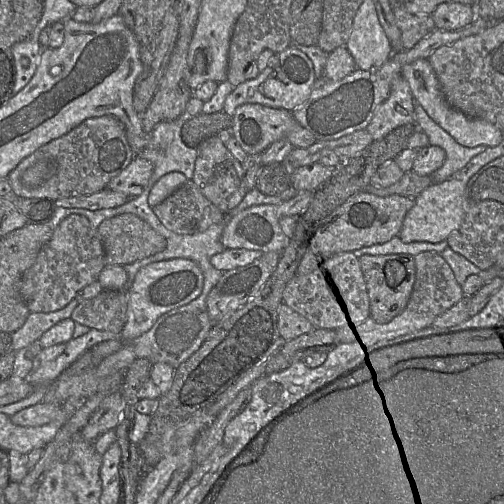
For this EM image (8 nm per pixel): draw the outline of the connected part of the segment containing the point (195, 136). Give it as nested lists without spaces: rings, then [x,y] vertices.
[[[224,111],[186,116],[181,129],[183,142],[197,148],[204,140],[216,136],[221,130],[231,130],[233,119]]]

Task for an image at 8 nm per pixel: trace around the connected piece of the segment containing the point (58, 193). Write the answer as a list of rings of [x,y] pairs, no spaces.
[[[105,115],[84,120],[67,134],[41,146],[24,158],[8,175],[13,194],[25,198],[61,198],[87,196],[107,188],[108,183],[120,174],[134,159],[123,124],[113,116]]]

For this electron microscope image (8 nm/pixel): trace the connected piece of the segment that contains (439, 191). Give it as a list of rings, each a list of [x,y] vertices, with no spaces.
[[[455,177],[433,183],[415,199],[414,206],[406,214],[398,237],[410,242],[444,242],[462,222],[466,184]]]

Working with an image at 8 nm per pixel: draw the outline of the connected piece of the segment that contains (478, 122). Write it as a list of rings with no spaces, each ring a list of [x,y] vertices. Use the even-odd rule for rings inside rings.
[[[418,59],[406,64],[402,68],[401,76],[409,84],[415,102],[420,104],[428,116],[460,145],[470,148],[480,145],[495,147],[503,141],[502,131],[498,127],[482,119],[470,118],[447,102],[428,59]]]

